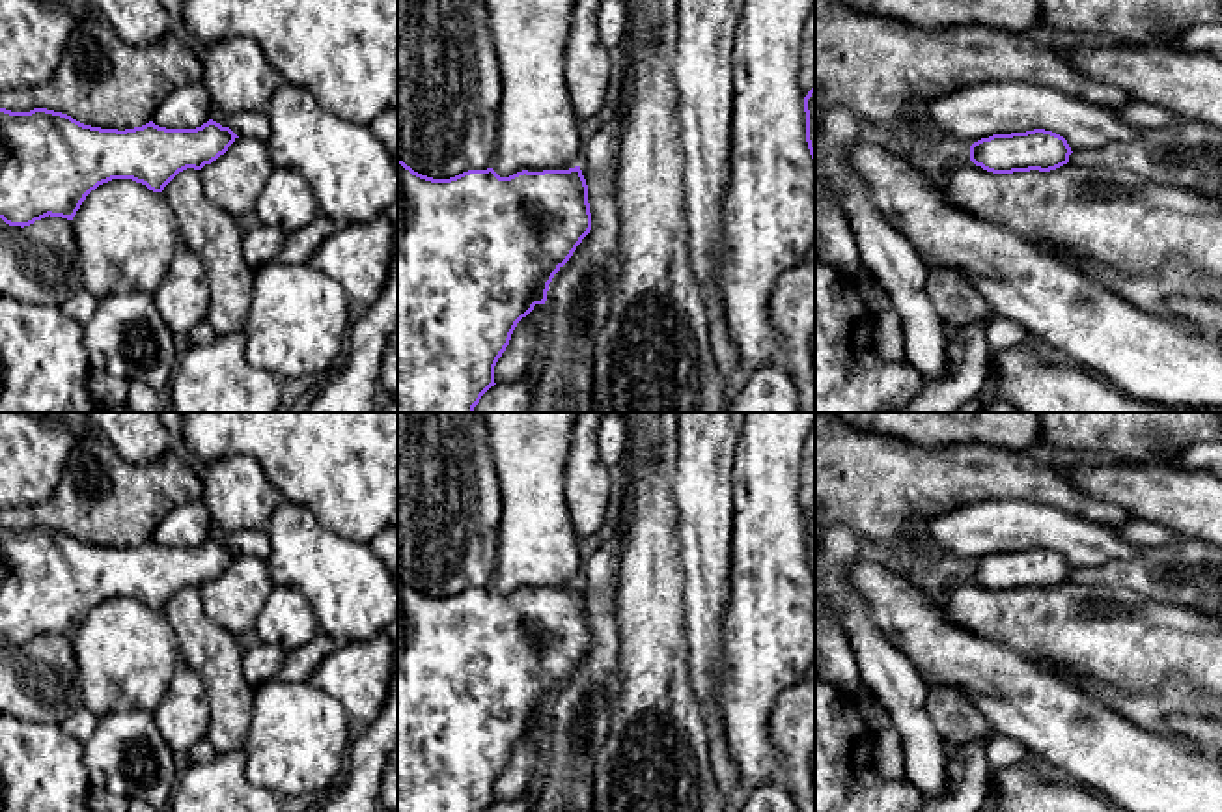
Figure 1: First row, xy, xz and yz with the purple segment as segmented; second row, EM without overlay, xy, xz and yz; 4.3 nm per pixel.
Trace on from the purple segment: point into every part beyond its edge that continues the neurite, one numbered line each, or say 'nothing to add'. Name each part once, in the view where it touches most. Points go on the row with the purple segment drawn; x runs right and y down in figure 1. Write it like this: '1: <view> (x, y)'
nothing to add

